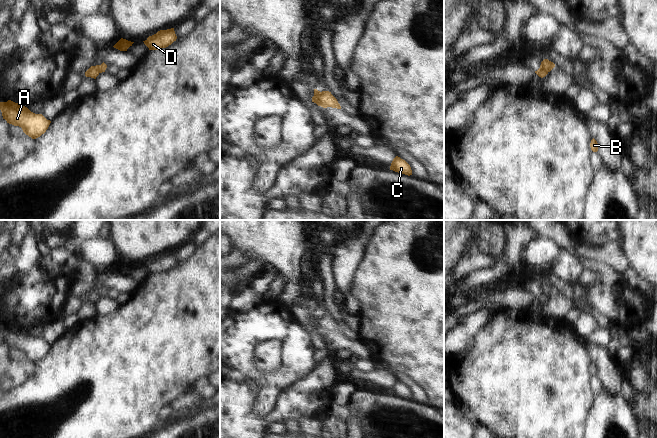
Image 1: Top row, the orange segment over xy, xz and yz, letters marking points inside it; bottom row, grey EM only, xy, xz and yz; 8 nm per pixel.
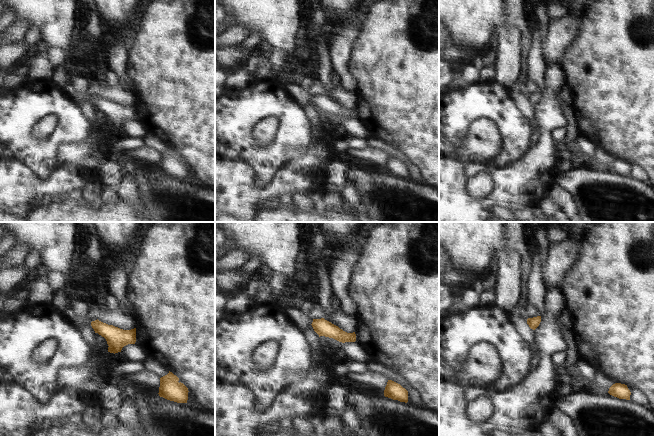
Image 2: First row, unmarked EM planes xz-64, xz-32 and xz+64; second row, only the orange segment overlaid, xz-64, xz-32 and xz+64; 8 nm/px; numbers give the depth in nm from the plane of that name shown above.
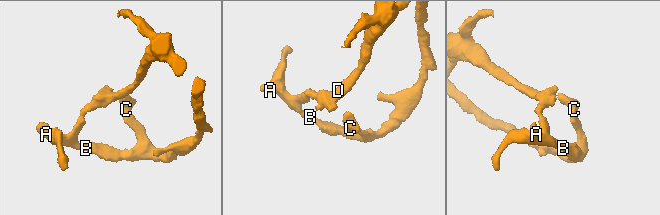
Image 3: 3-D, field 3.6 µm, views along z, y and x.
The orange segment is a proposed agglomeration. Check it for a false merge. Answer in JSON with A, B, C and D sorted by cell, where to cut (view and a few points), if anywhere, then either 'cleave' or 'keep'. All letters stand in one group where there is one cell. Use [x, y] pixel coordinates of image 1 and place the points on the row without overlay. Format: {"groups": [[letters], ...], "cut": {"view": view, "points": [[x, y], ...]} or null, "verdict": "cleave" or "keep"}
{"groups": [["A", "B", "C"], ["D"]], "cut": {"view": "xz", "points": [[320, 316], [315, 326]]}, "verdict": "cleave"}

